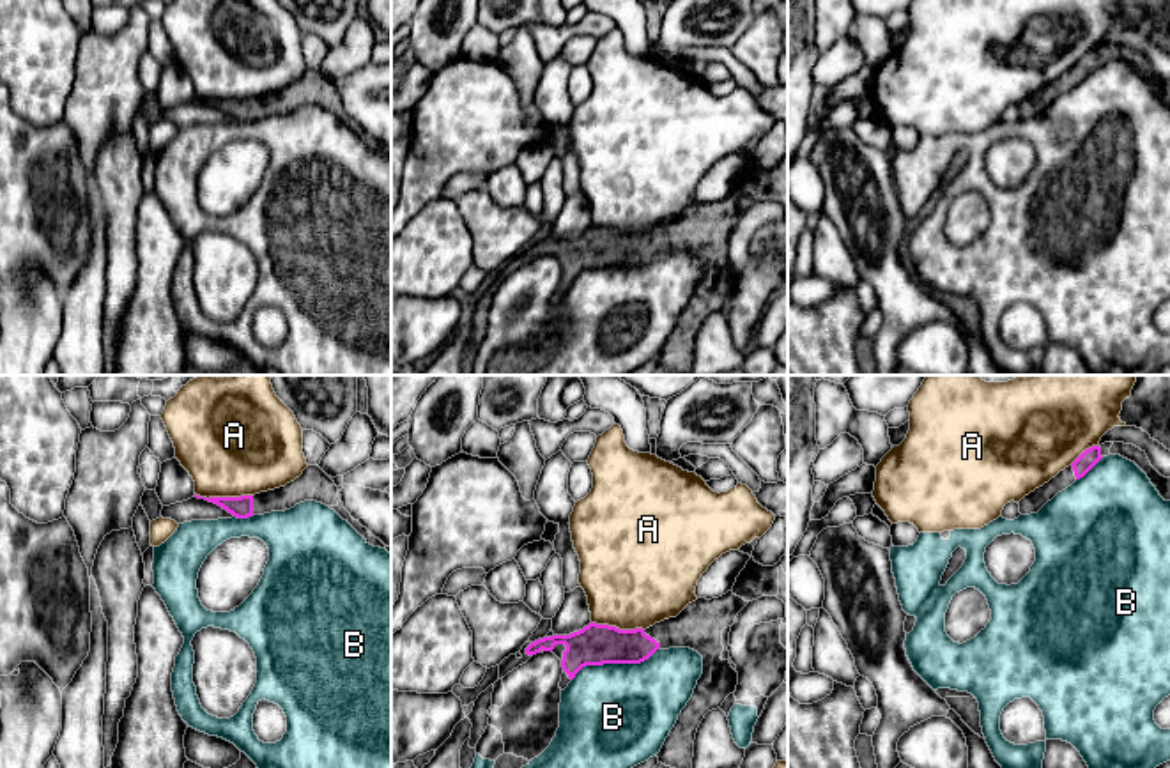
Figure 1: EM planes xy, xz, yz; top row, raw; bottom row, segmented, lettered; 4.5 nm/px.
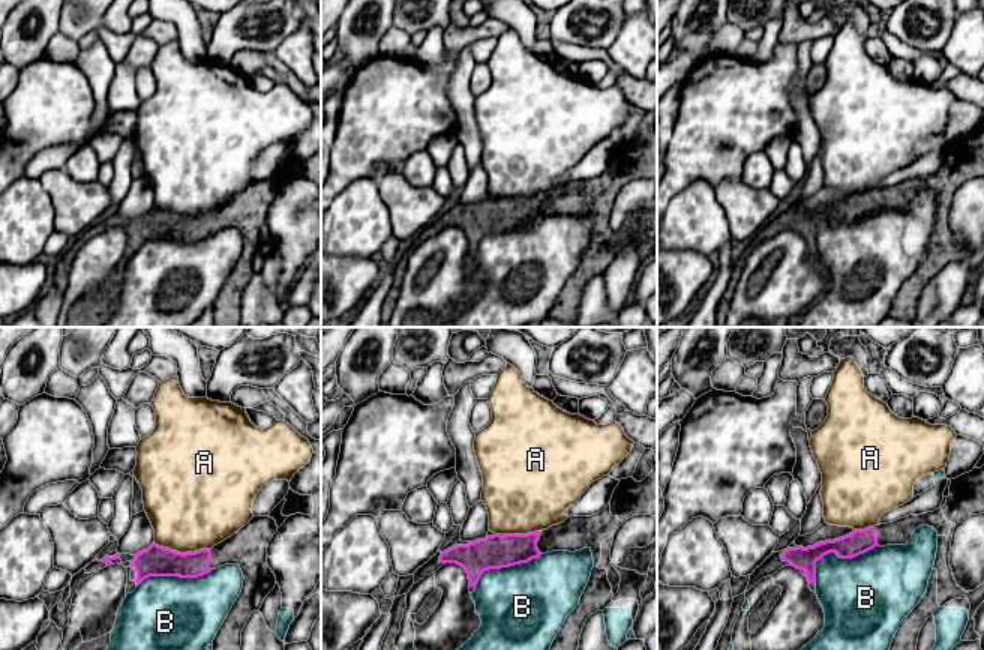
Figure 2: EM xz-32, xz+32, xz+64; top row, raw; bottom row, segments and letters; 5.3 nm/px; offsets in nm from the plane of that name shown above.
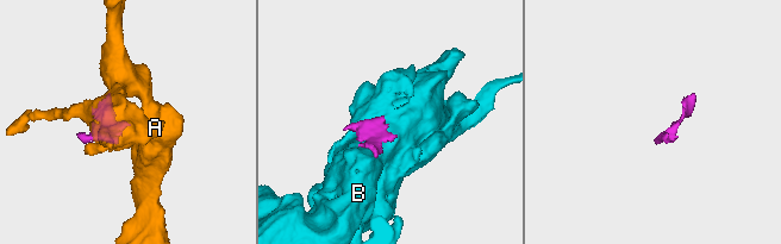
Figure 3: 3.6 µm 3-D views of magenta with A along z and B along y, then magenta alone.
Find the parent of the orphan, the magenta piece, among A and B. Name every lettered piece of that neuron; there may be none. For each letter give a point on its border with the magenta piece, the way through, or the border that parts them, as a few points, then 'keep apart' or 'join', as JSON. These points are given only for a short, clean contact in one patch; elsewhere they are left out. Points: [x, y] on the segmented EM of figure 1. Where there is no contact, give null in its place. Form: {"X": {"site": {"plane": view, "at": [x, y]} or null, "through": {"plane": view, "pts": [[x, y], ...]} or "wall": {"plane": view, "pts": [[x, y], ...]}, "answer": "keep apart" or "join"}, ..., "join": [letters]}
{"A": {"site": {"plane": "xy", "at": [223, 498]}, "answer": "keep apart"}, "B": {"site": {"plane": "xz", "at": [613, 662]}, "answer": "keep apart"}, "join": []}

